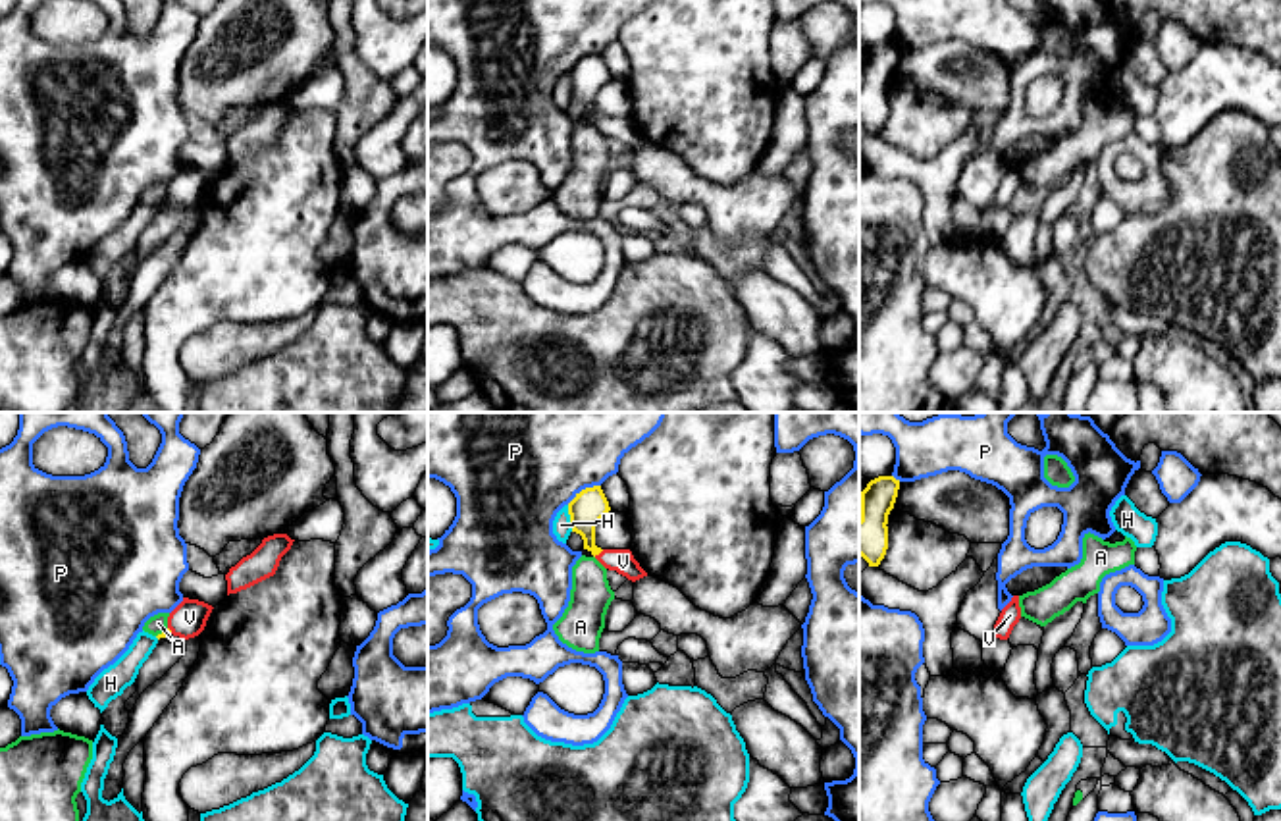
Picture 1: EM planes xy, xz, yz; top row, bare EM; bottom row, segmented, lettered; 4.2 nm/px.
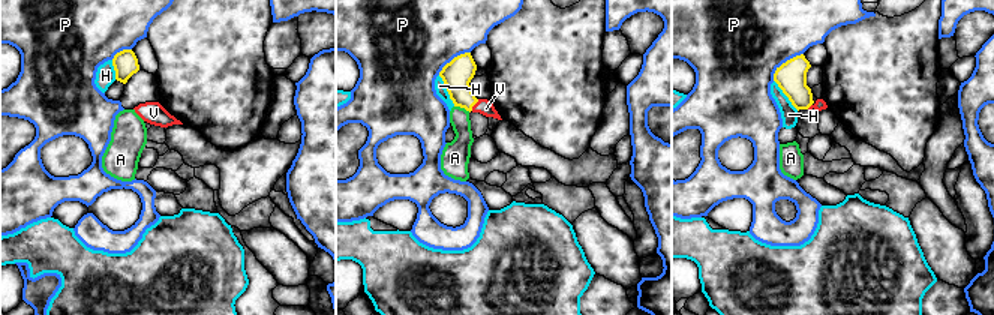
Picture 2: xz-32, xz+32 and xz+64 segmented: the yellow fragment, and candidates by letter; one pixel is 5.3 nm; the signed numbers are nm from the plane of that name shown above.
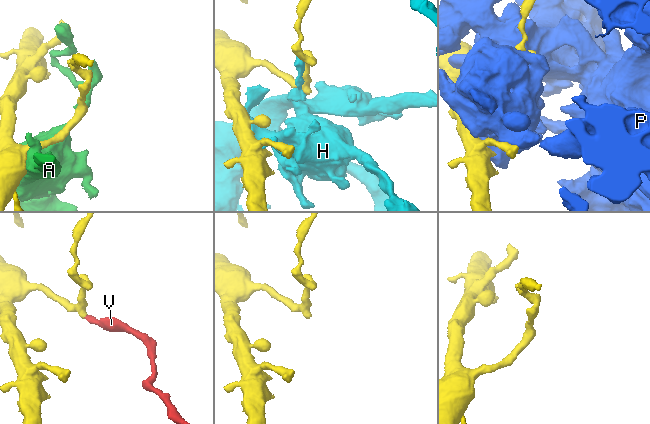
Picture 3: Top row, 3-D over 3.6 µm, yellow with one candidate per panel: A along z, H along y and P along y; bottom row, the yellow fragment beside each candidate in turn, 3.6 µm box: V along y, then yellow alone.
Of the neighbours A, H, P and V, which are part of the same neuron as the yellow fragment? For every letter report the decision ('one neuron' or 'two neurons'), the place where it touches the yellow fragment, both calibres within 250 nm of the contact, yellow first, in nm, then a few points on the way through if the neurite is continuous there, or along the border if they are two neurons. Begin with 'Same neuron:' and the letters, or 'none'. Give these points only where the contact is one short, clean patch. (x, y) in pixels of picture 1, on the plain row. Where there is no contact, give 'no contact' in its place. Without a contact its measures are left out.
Same neuron: V
A: two neurons; contact xy (162, 201); calibres 40 and 80 nm
H: two neurons; contact xz (571, 87); calibres 150 and 80 nm
P: two neurons; contact xz (582, 58); calibres 150 and 400 nm
V: one neuron; contact xz (598, 122); calibres 150 and 100 nm; way xz (590, 74), (588, 110), (598, 122), (623, 130)

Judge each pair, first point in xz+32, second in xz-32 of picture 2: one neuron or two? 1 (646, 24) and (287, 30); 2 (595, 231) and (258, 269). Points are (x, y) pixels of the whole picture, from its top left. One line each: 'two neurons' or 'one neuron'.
1: two neurons
2: two neurons

